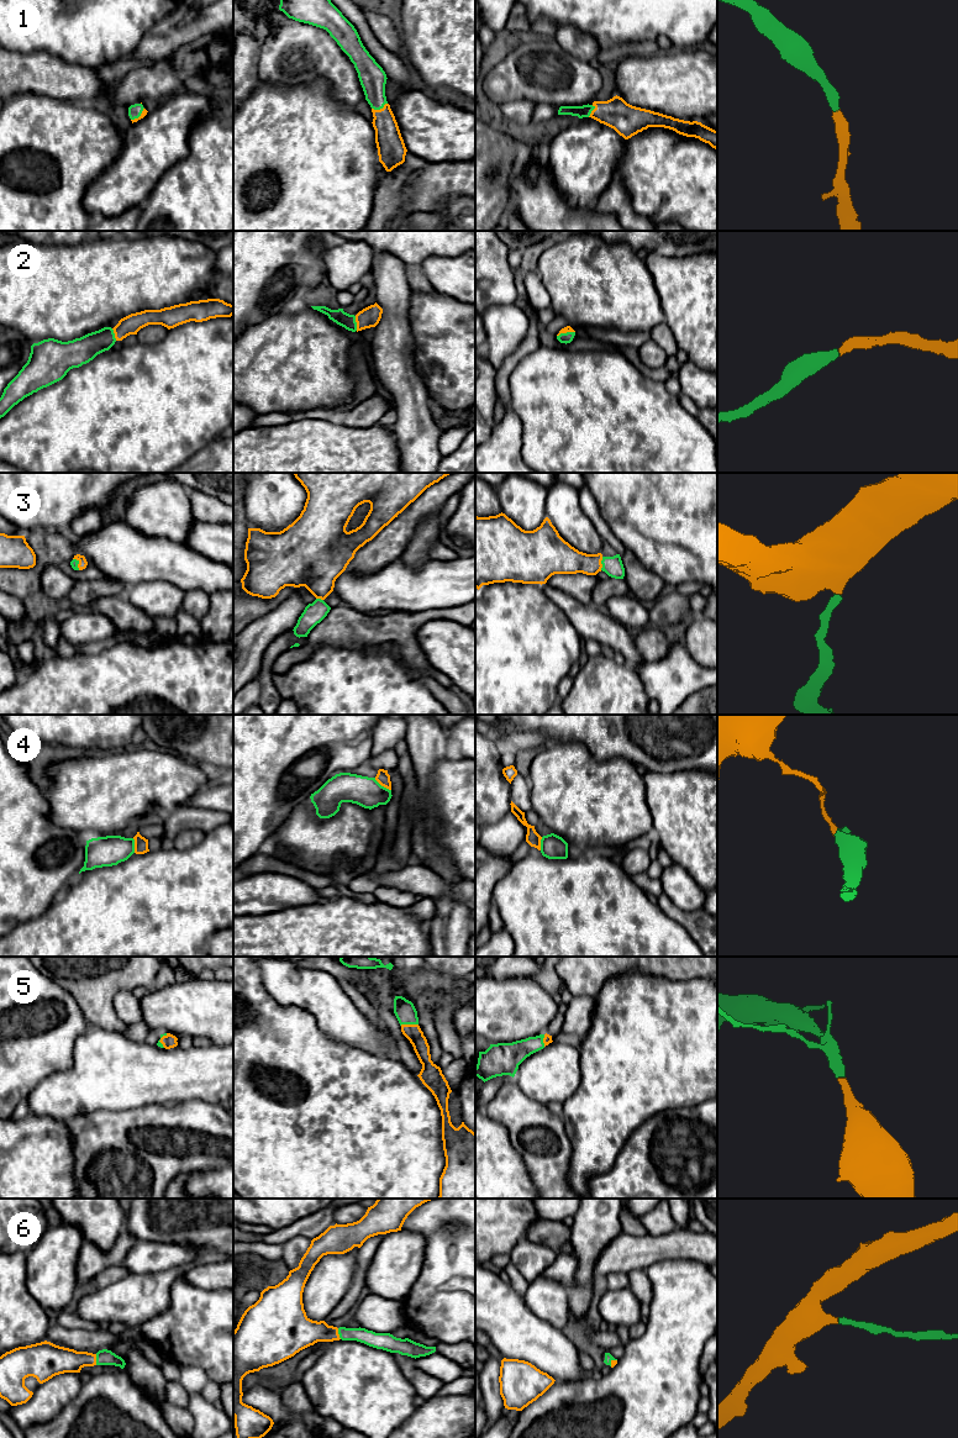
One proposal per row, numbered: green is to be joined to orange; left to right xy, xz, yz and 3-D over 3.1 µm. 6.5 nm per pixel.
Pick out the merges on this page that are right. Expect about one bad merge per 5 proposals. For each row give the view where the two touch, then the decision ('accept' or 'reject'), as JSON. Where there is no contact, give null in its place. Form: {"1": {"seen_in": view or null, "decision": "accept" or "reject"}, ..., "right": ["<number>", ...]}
{"1": {"seen_in": "xz", "decision": "accept"}, "2": {"seen_in": "xz", "decision": "accept"}, "3": {"seen_in": "yz", "decision": "accept"}, "4": {"seen_in": "xz", "decision": "reject"}, "5": {"seen_in": "xz", "decision": "accept"}, "6": {"seen_in": "xy", "decision": "accept"}, "right": ["1", "2", "3", "5", "6"]}

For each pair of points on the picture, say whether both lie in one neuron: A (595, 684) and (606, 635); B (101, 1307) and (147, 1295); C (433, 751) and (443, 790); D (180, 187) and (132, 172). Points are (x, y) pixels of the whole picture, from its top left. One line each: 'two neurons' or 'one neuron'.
A: two neurons
B: one neuron
C: two neurons
D: two neurons

